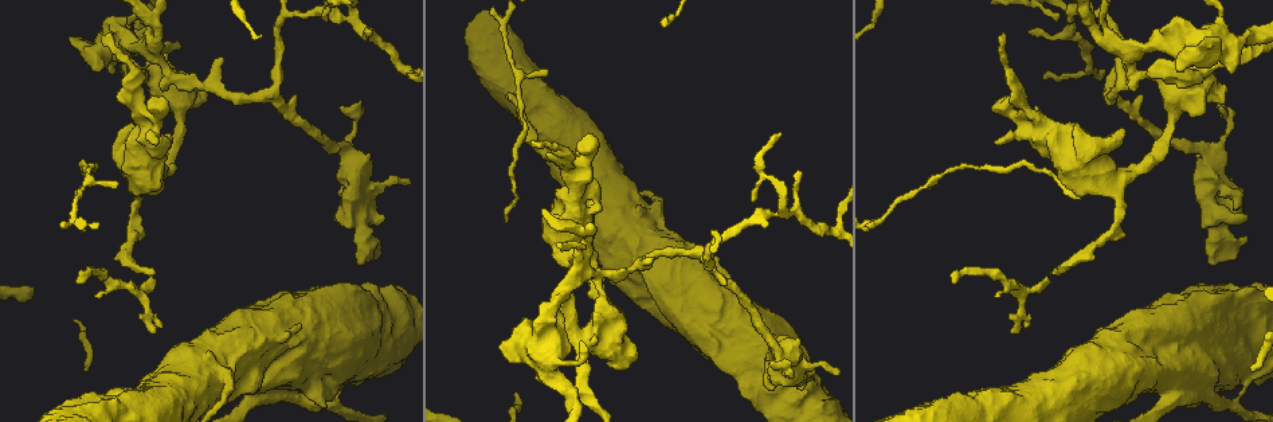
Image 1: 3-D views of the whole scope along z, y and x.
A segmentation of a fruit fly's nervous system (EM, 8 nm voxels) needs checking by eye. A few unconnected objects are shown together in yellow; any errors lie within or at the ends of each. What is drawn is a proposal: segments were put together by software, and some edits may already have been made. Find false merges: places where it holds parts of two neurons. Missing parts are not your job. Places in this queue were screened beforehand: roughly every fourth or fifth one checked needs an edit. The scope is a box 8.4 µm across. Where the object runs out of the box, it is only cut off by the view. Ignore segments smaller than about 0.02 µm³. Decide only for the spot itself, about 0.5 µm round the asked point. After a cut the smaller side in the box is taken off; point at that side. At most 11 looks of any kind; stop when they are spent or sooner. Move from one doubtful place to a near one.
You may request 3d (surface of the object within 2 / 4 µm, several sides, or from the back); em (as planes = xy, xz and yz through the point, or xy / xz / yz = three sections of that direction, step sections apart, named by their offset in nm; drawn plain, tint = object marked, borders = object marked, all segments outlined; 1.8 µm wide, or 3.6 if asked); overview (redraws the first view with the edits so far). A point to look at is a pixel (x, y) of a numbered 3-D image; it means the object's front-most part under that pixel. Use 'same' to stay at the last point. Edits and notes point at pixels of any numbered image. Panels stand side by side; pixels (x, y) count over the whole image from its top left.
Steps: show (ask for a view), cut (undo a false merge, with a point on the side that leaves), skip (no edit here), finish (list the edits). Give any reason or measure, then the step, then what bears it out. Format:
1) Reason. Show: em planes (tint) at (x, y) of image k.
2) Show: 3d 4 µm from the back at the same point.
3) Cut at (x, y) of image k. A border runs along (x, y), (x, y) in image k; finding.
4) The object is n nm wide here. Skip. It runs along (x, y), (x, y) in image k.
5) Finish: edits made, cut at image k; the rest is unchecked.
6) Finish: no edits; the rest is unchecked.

Show: 3d 4 µm at (150, 22) of image 1.

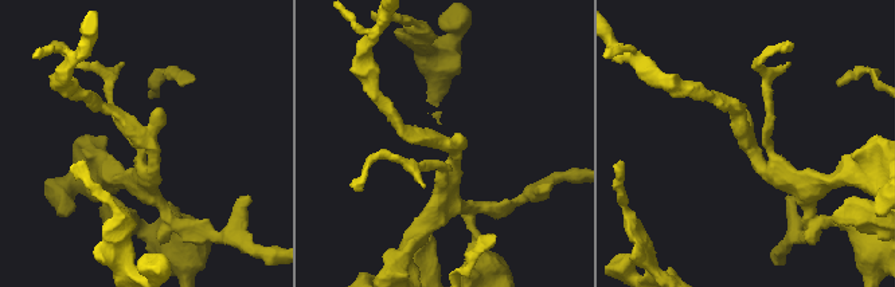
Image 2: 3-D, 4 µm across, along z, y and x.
Show: em planes (plain) at (146, 143) of image 2.

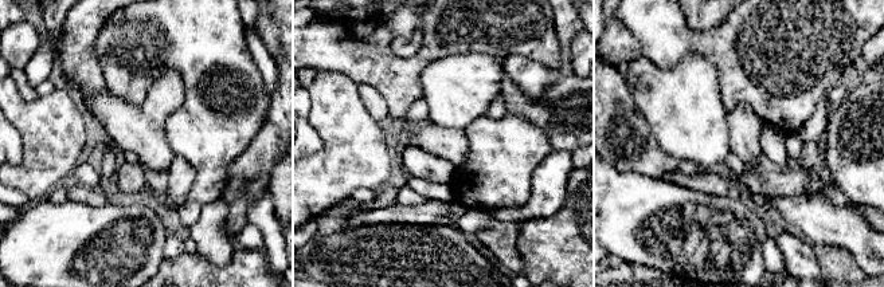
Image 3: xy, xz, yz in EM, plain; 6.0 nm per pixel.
With the object marked. Show: em planes (tint) at the same point.

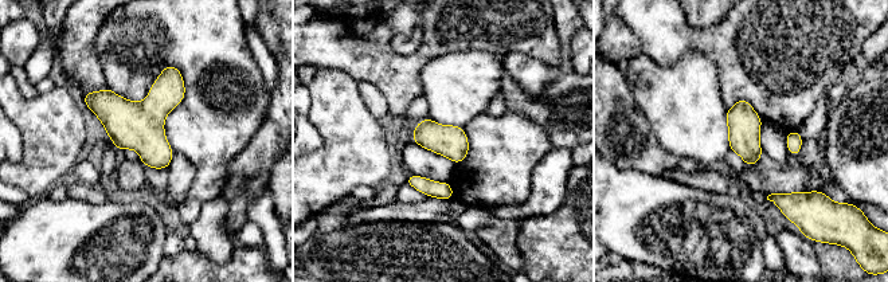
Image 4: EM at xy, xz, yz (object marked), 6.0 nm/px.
The object is 200 nm wide here. Skip. All the same neuron.

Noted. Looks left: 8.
A fork. Show: 3d 4 µm at (355, 177) of image 1.

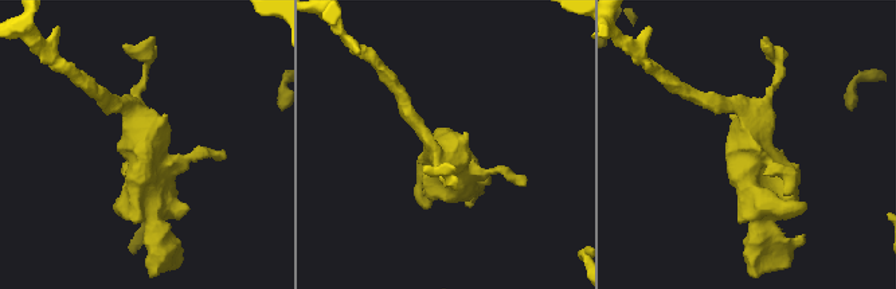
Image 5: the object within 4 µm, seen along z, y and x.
Show: em planes (tint) at (753, 152) of image 5.

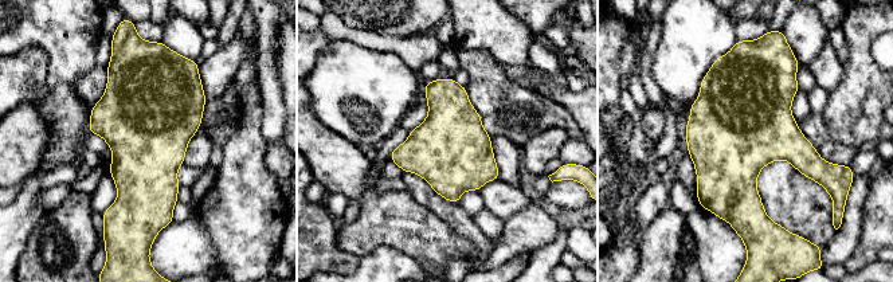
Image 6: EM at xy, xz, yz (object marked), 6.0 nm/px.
The object is 480 nm wide here. Skip. All the same neuron.

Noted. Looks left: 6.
Show: em 3.6 µm planes (plain) at (1196, 391) of image 1.

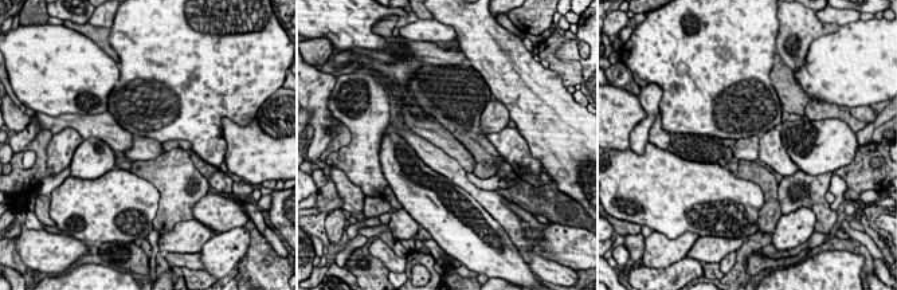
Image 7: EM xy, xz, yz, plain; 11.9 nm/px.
Show: em 3.6 µm planes (tint) at the same point.

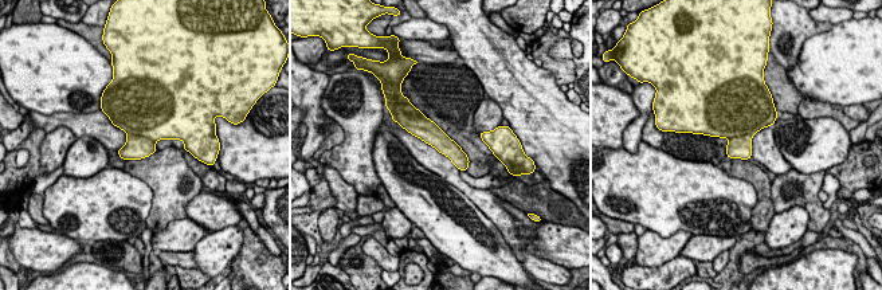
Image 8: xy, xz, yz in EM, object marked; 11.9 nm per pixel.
The object is 240 nm wide here. Cut at (136, 147) of image 8. A border runs along (128, 133), (148, 137), (155, 142) in image 8; two neurons meet here.

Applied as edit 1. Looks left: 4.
Redraw. Show: overview.

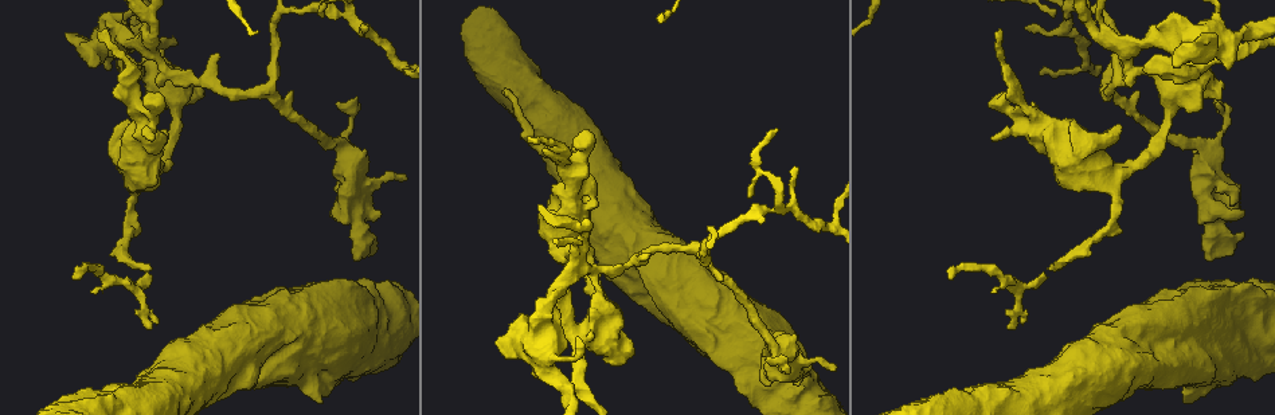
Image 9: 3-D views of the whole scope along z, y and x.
Sharp bend. Show: em planes (borders) at (344, 17) of image 9.

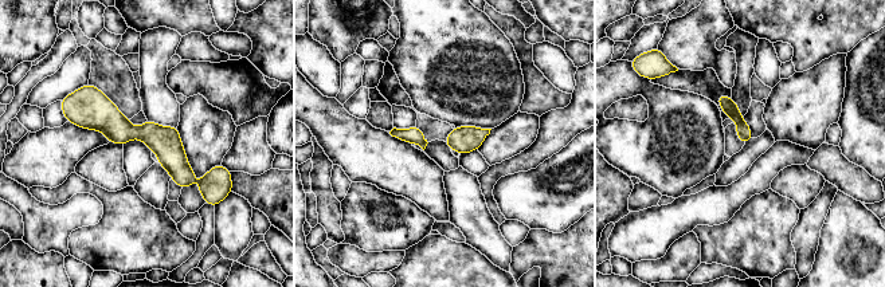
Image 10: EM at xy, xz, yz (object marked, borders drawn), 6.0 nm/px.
The object is 90 nm wide here. Skip. It runs along (69, 114), (147, 133), (196, 181), (219, 170) in image 10; continuous, no second neuron.

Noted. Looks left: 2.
Finish: edits made, cut at image 8; the rest is unchecked.

